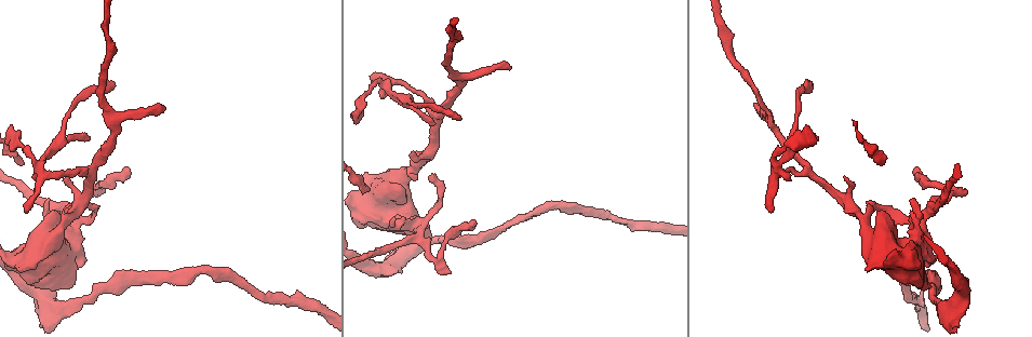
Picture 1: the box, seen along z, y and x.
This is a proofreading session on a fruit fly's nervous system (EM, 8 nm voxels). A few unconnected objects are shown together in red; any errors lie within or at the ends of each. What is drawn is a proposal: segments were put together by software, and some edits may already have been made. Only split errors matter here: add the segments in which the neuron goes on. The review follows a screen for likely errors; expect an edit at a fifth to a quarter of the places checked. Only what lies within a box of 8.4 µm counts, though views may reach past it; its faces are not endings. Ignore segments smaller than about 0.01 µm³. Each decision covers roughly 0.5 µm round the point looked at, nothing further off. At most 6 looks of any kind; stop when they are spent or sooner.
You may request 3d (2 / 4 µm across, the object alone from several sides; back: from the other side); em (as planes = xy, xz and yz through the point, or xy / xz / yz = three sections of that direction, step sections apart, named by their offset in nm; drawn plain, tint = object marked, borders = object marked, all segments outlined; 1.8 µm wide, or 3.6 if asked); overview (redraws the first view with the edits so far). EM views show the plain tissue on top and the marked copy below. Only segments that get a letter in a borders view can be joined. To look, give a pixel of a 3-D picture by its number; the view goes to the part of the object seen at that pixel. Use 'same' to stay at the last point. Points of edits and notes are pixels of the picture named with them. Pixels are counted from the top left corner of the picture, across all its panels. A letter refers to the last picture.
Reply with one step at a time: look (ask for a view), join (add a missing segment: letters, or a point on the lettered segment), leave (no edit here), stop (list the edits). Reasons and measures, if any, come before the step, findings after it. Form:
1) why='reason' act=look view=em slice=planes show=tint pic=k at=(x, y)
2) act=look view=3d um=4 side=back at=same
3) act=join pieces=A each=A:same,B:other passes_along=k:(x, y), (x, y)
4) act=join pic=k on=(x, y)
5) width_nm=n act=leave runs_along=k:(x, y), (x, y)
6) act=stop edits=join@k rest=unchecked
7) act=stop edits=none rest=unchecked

why='an open end' act=look view=em slice=xz step=4 show=tint pic=1 at=(165, 108)

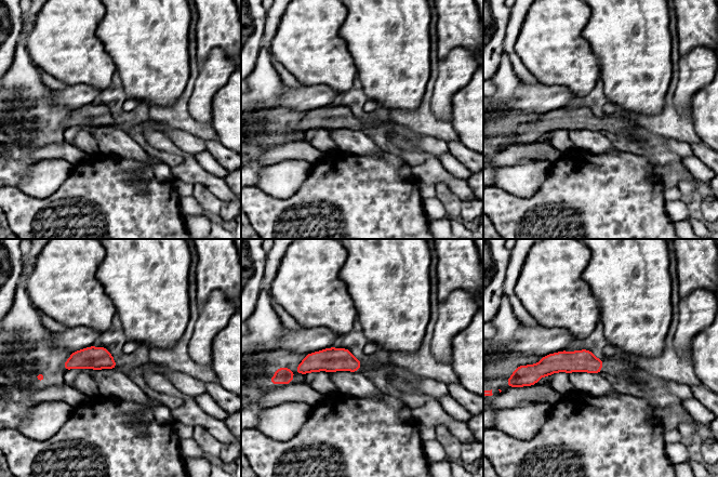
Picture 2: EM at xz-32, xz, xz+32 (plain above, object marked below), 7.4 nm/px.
why='another direction' act=look view=em slice=planes show=borders at=same

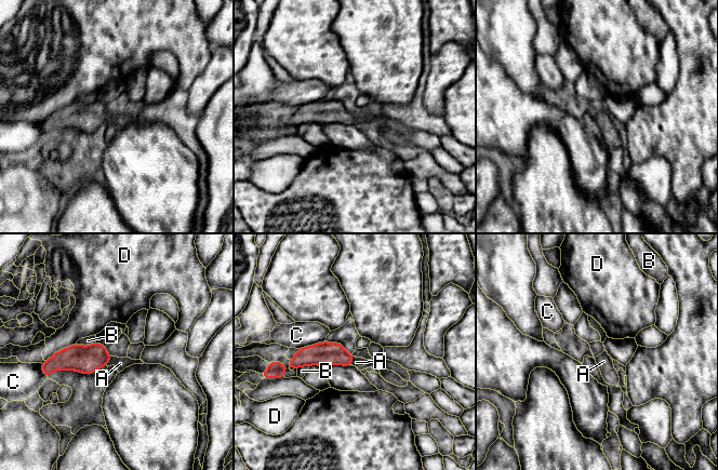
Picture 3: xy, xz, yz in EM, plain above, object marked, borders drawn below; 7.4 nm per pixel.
act=join pieces=A each=A:same,B:other,C:other,D:other found='the neuron continues'

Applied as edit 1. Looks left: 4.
why='thick turns thin' act=look view=3d um=2 side=back pic=1 at=(422, 233)

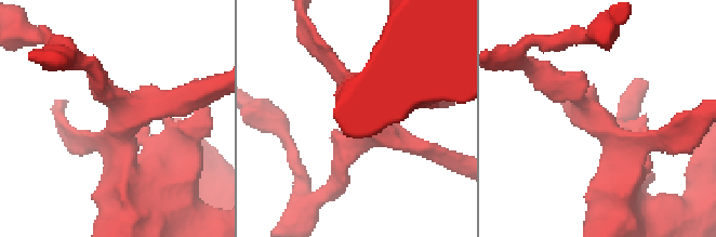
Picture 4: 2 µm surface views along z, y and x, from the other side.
arms=4 act=look view=em slice=xz step=4 show=borders pic=4 at=(600, 115)

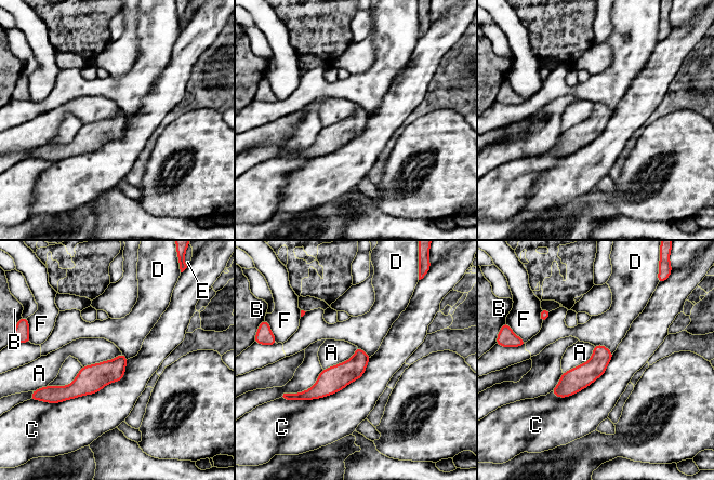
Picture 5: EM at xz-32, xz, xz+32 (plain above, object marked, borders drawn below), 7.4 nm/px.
act=leave each=A:other,B:other,C:other,D:other,E:other,F:other border=5:(121, 352), (113, 359), (82, 367) found='none of them fits'

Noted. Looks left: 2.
act=stop edits=join@3 rest=unchecked

